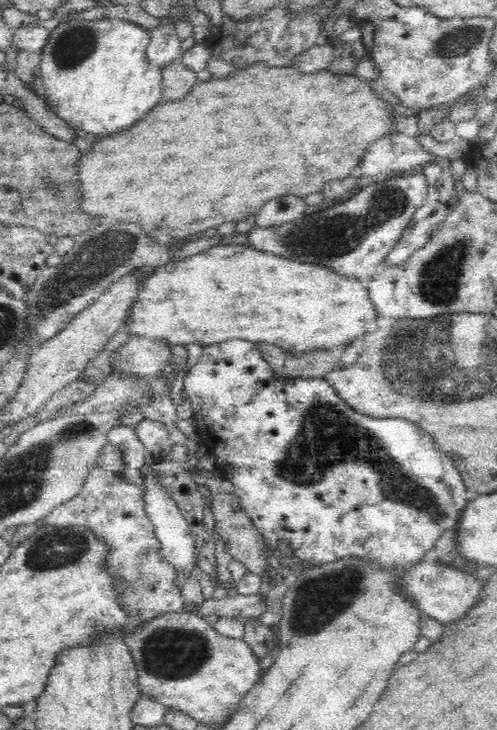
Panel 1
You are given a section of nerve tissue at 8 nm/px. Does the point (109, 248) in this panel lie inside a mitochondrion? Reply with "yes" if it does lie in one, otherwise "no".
yes

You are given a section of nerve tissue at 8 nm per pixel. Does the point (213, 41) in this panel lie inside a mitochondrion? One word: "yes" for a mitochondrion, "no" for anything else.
no

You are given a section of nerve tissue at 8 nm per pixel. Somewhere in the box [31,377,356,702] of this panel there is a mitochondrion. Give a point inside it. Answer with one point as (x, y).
(169, 653)

